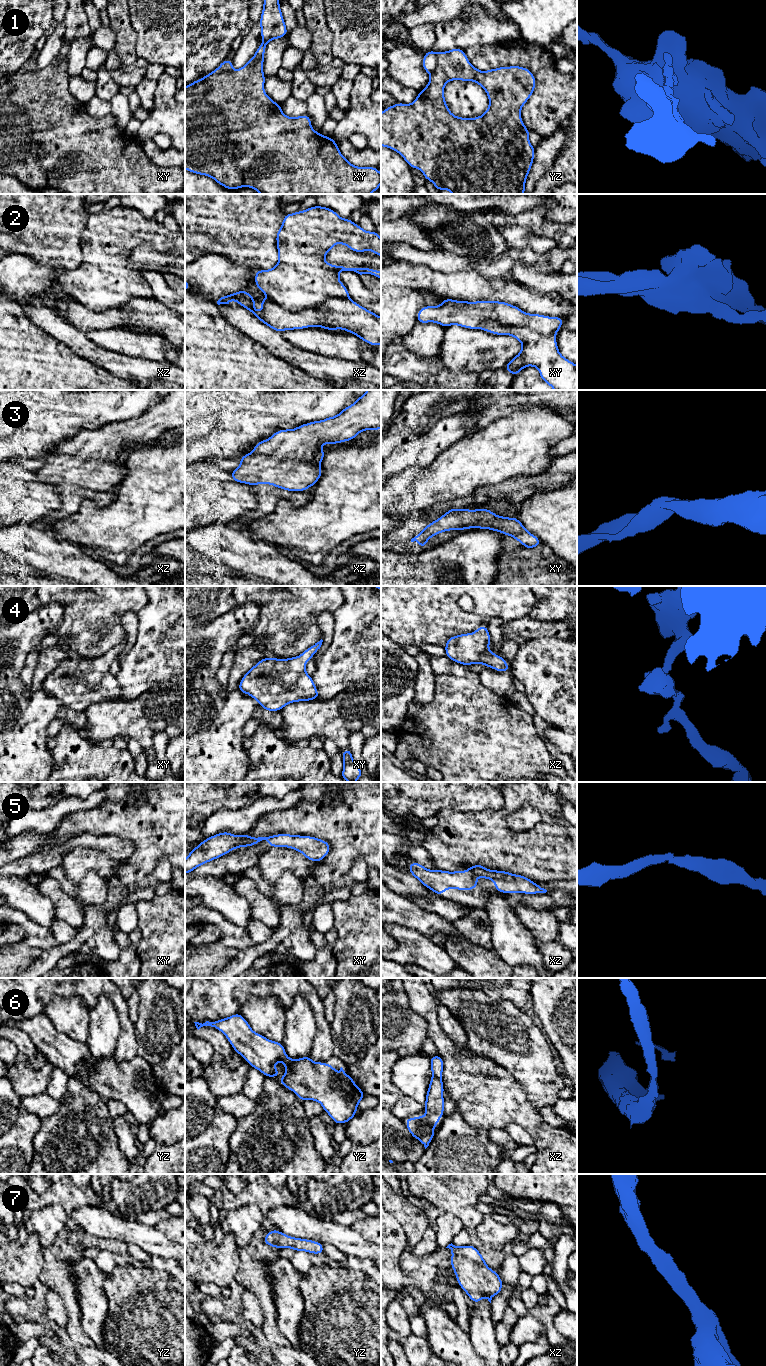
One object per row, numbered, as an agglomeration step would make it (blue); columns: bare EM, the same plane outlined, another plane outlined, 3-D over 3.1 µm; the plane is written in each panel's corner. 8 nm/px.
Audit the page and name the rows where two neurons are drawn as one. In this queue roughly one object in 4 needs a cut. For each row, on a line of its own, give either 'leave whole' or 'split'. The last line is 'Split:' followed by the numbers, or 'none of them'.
1: split
2: split
3: leave whole
4: leave whole
5: split
6: leave whole
7: leave whole
Split: 1, 2, 5

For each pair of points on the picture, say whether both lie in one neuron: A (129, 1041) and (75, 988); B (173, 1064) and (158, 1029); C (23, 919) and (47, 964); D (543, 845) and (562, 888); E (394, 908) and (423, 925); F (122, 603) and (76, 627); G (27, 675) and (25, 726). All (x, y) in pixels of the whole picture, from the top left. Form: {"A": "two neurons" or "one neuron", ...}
{"A": "one neuron", "B": "two neurons", "C": "two neurons", "D": "two neurons", "E": "one neuron", "F": "one neuron", "G": "two neurons"}

